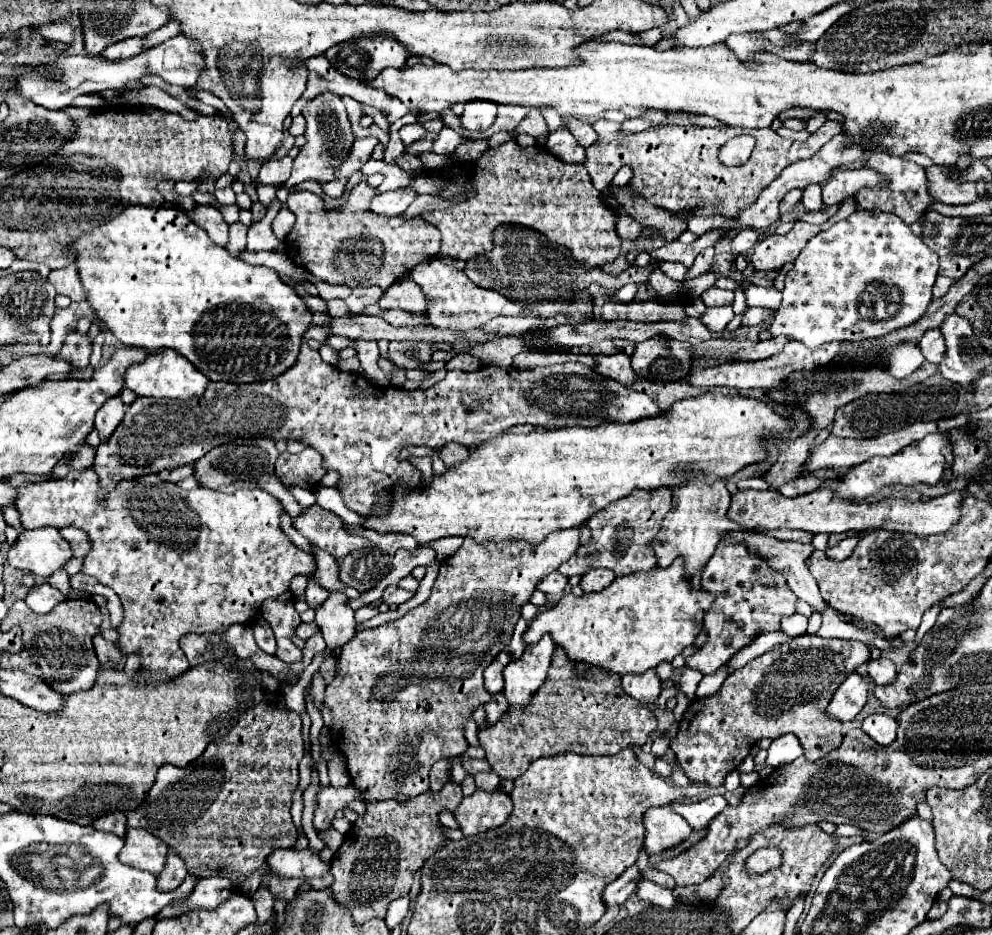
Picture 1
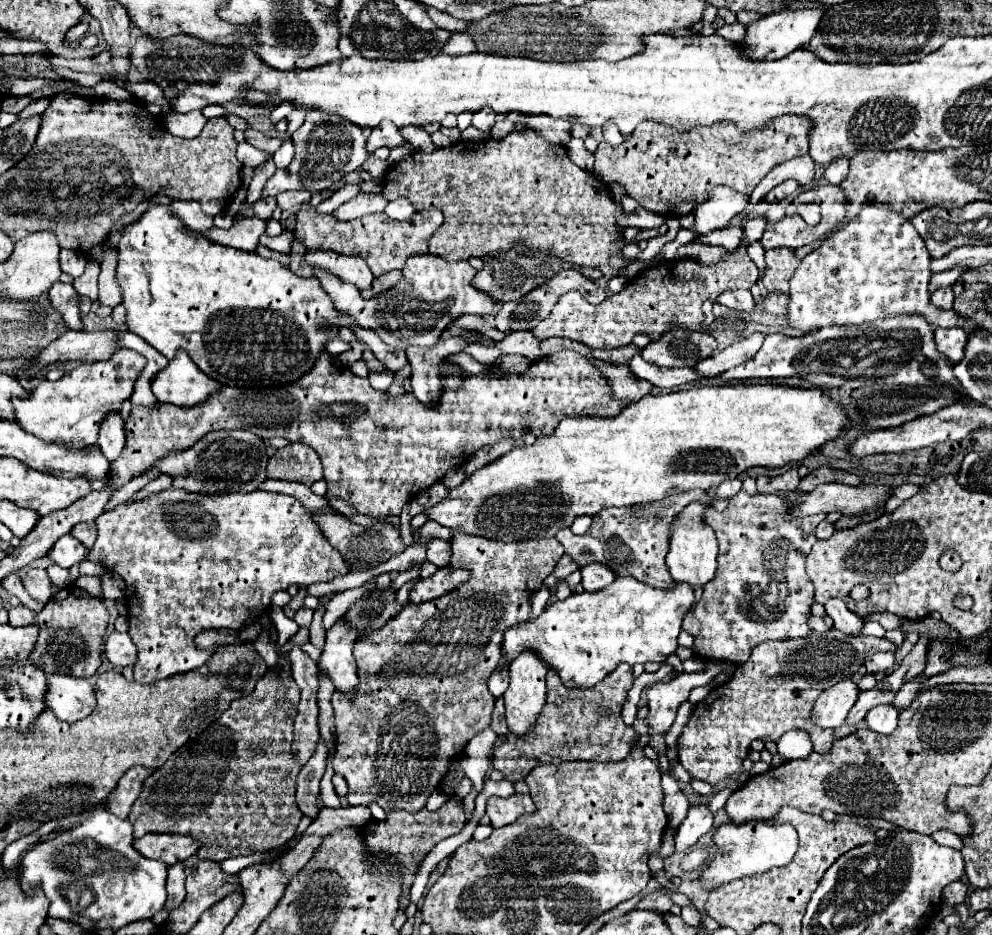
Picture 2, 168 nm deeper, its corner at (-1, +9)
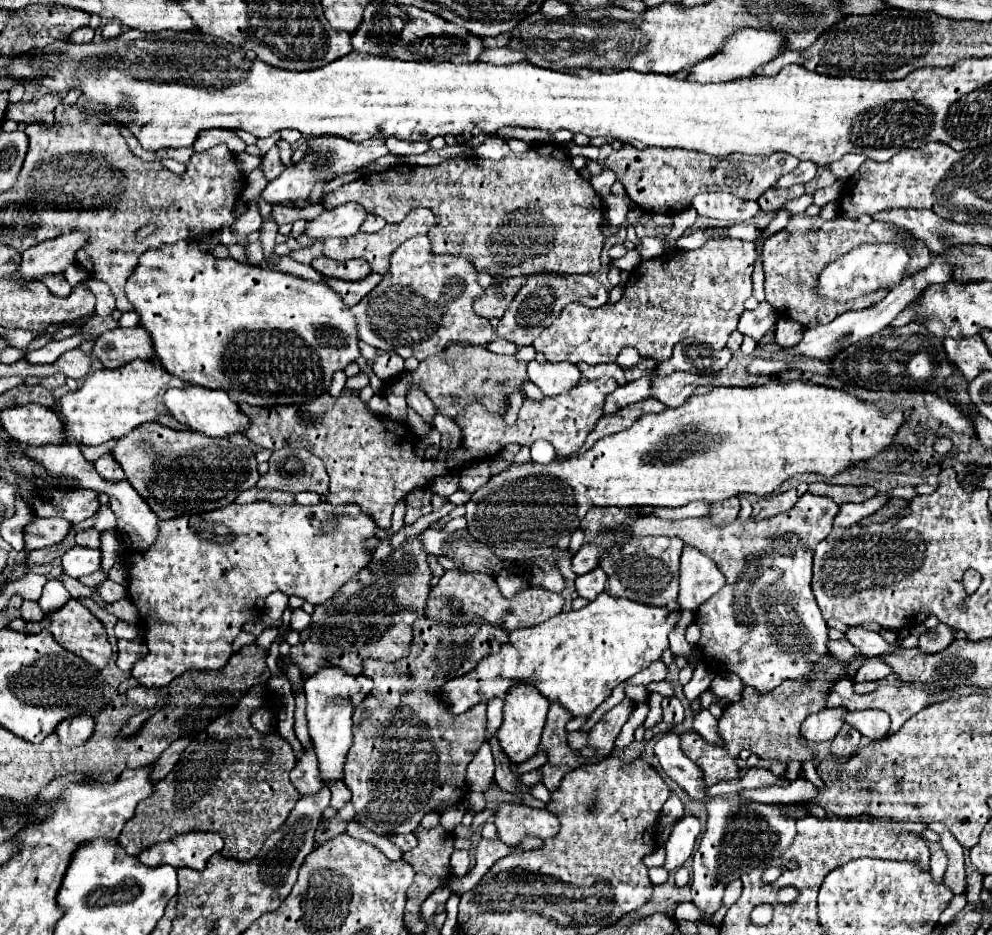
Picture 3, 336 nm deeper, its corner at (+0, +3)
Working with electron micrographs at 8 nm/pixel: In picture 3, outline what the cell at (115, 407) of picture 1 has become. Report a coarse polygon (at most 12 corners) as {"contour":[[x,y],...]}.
{"contour":[[109,454],[95,462],[97,474],[107,482],[125,480]]}

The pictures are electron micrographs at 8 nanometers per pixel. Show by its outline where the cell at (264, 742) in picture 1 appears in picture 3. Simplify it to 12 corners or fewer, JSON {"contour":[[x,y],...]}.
{"contour":[[251,688],[123,826],[137,856],[191,830],[249,860],[285,822],[297,760]]}

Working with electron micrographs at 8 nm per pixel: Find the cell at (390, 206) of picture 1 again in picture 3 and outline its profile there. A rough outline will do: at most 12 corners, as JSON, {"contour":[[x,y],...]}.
{"contour":[[339,206],[305,226],[309,238],[353,236],[367,218],[361,206]]}

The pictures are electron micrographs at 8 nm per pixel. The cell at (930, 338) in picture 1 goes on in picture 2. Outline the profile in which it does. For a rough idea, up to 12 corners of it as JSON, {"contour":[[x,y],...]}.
{"contour":[[936,328],[934,344],[948,360],[962,360],[962,328]]}

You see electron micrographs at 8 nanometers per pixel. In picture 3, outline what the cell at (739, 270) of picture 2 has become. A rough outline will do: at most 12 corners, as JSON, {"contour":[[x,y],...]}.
{"contour":[[709,238],[629,274],[617,304],[577,302],[533,342],[547,362],[659,362],[725,348],[755,246]]}

